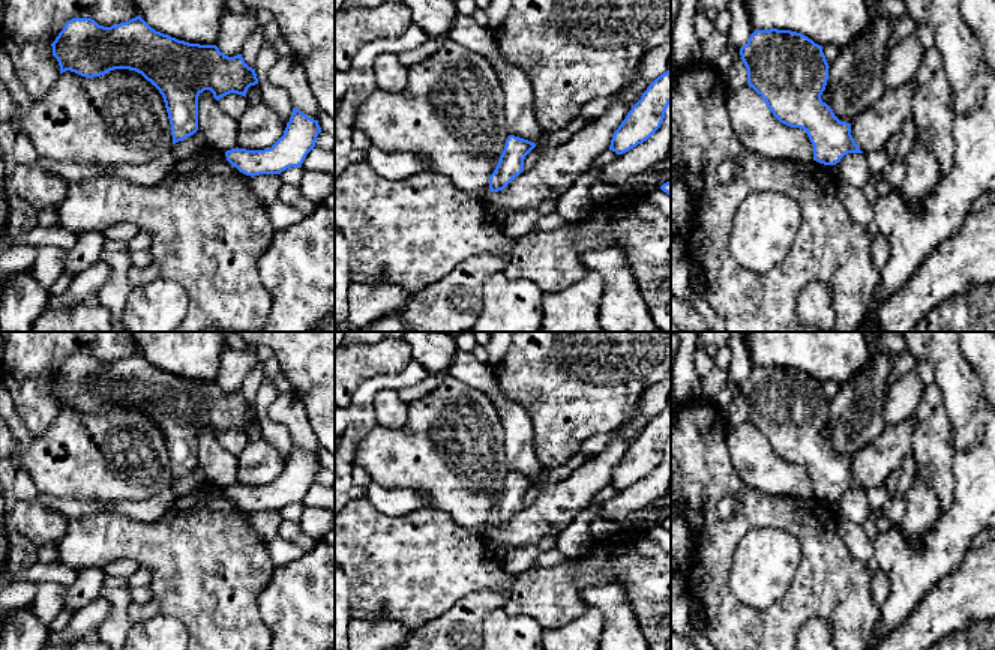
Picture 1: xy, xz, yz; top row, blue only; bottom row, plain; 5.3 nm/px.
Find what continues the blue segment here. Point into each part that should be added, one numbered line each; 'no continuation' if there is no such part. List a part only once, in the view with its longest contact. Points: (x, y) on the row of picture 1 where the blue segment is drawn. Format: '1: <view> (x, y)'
no continuation

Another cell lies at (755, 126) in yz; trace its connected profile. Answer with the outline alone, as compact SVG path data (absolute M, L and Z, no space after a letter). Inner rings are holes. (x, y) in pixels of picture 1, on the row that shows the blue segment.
M752 87L729 90L726 110L735 137L747 150L792 162L813 161L806 131L780 123Z

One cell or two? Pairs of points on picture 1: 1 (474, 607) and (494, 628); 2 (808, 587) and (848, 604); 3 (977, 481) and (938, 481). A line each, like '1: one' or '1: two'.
1: two
2: one
3: two

